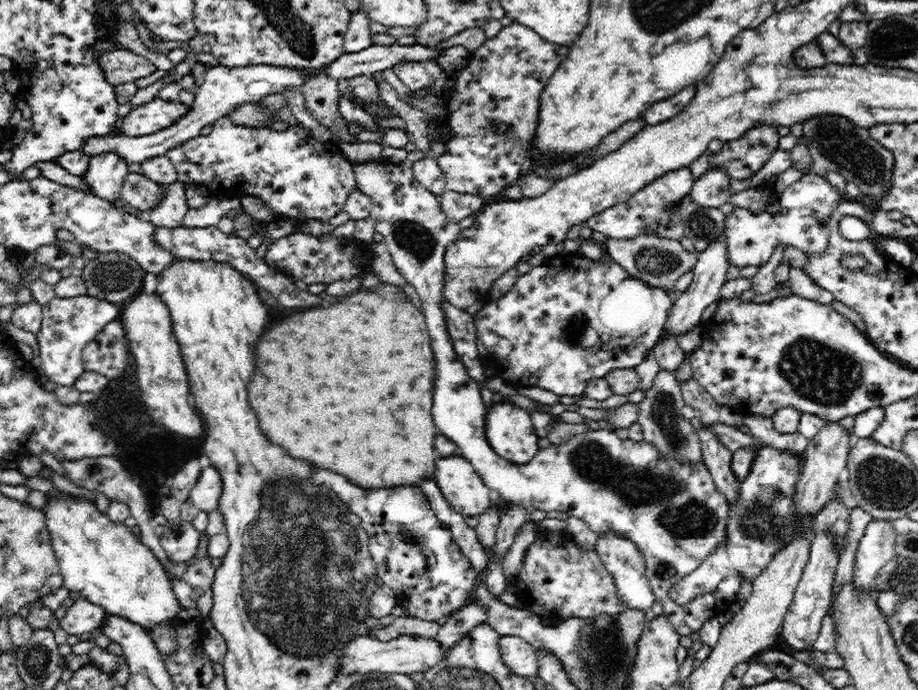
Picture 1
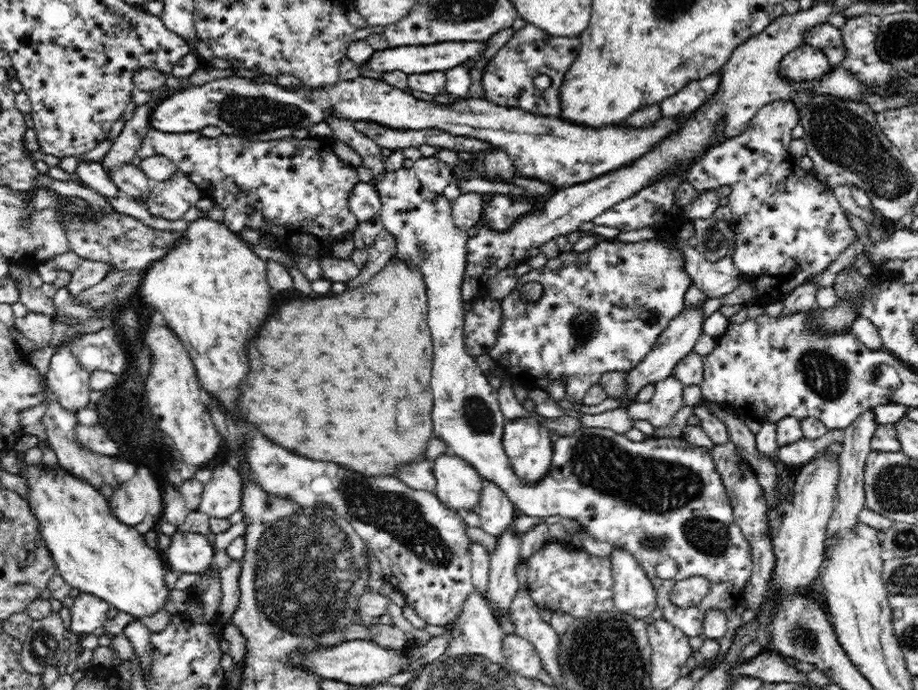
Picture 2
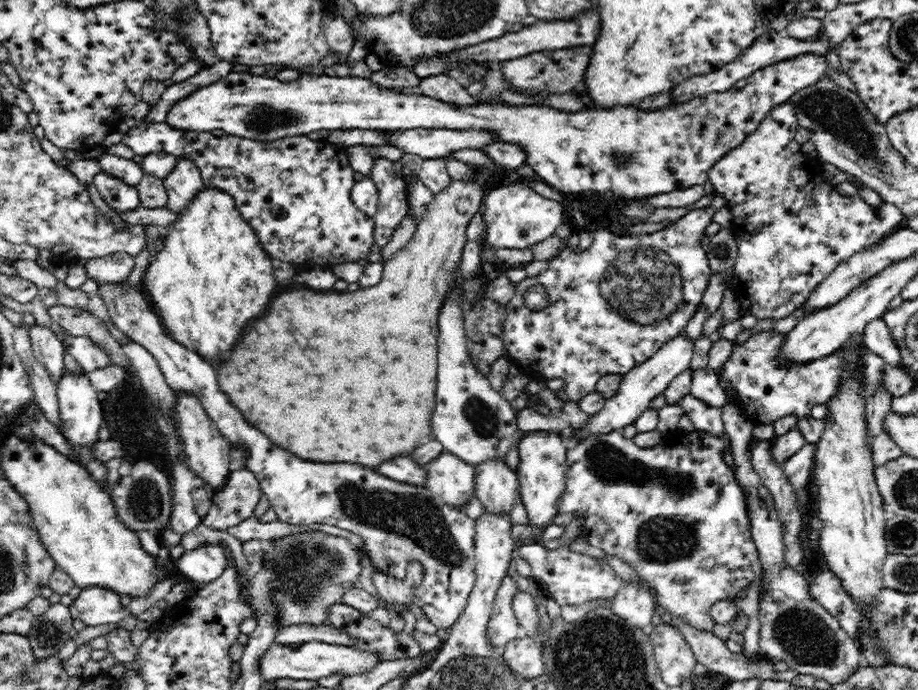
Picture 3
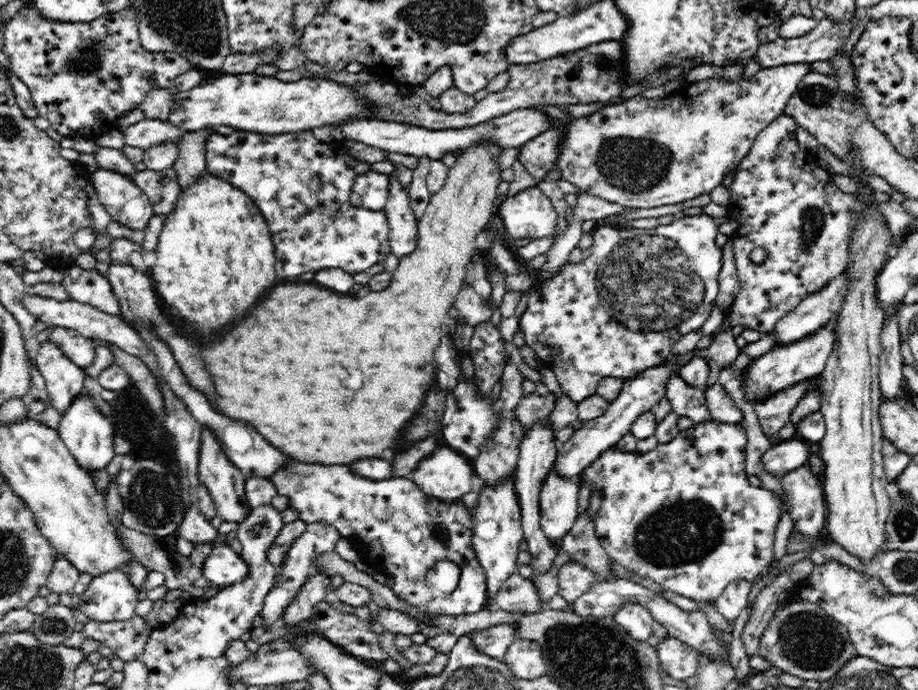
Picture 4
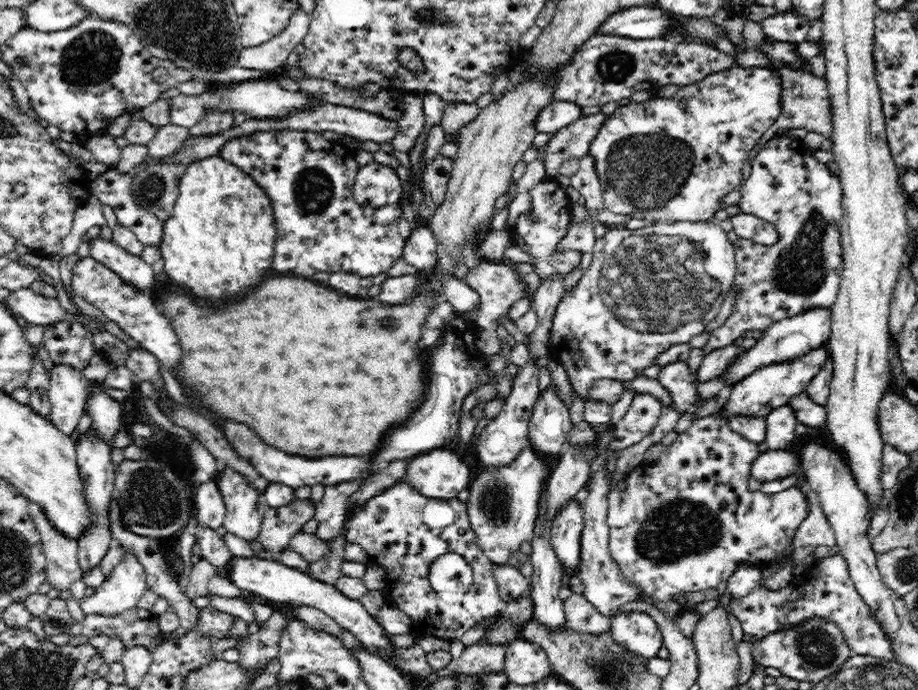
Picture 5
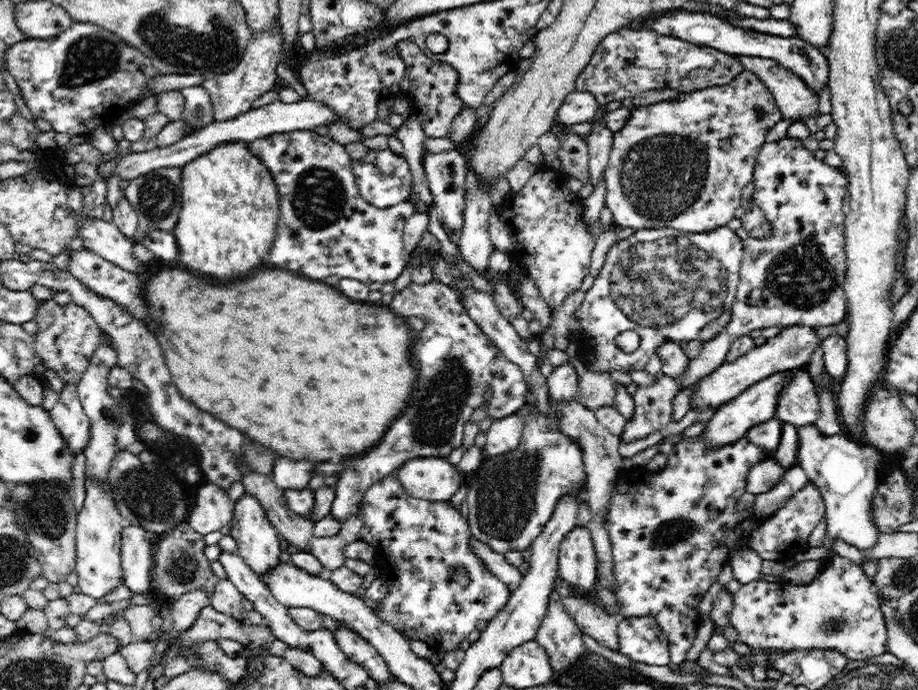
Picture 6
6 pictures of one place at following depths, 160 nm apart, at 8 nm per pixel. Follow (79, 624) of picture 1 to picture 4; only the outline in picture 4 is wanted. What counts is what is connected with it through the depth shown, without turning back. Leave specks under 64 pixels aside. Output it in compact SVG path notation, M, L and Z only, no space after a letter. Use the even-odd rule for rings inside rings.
M114 571L93 577L86 591L80 595L79 609L89 620L108 623L125 622L135 616L136 606L139 604L138 592L129 580L125 571Z

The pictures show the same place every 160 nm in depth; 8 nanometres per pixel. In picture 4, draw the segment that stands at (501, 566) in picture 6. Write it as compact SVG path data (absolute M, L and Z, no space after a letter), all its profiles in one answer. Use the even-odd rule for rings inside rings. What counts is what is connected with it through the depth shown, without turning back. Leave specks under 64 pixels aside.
M515 573L504 582L501 592L496 594L495 608L514 613L538 613L542 611L539 602L532 580Z

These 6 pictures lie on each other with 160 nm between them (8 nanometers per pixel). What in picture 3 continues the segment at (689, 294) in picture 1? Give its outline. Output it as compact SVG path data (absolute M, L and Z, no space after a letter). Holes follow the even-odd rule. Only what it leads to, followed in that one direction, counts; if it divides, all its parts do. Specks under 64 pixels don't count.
M684 332L677 335L670 338L648 360L623 374L617 393L605 399L604 406L596 414L589 416L586 426L579 429L578 441L590 435L608 434L610 431L624 430L627 427L633 430L635 419L650 408L650 401L654 400L658 394L662 394L672 380L690 367L695 342Z

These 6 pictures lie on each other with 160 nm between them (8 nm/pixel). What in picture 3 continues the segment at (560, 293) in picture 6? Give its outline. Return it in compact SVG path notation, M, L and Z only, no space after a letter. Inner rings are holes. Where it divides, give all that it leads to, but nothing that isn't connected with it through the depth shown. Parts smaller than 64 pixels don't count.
M503 181L498 187L492 189L484 201L480 214L485 222L483 242L491 248L526 248L532 244L538 244L554 235L560 224L567 222L564 218L565 209L561 204L540 196L531 187L519 181L514 184Z

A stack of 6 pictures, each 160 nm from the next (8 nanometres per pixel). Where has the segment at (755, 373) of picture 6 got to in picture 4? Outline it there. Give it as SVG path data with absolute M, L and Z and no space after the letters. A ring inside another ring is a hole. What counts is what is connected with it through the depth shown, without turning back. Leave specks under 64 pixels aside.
M845 270L836 277L824 290L804 298L800 304L784 315L771 331L776 344L792 344L823 327L831 317L831 313L840 310L844 299L847 278Z

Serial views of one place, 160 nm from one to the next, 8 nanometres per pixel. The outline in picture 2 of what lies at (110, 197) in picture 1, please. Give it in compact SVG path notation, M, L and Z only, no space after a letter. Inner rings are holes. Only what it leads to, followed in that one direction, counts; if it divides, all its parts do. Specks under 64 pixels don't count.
M169 88L164 96L154 97L149 103L137 106L132 118L126 122L120 135L114 140L112 147L99 162L109 173L109 168L117 166L118 163L130 163L137 155L137 150L144 141L146 134L152 129L152 113L156 106L166 101L172 94L182 92L183 89L170 91Z

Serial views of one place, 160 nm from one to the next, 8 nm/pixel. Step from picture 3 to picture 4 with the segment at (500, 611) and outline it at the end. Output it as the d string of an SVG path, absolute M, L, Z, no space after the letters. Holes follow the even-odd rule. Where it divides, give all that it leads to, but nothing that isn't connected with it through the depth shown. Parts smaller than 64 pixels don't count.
M500 625L472 633L472 647L478 649L478 653L502 661L515 639L513 628Z

